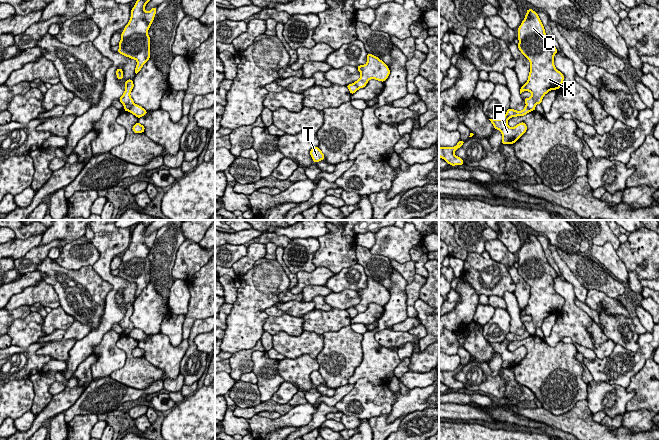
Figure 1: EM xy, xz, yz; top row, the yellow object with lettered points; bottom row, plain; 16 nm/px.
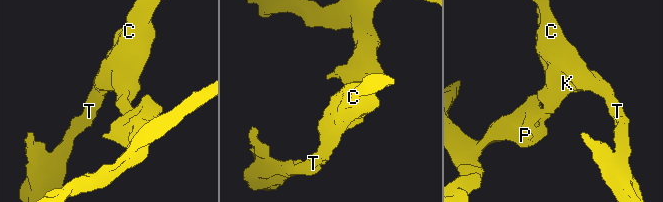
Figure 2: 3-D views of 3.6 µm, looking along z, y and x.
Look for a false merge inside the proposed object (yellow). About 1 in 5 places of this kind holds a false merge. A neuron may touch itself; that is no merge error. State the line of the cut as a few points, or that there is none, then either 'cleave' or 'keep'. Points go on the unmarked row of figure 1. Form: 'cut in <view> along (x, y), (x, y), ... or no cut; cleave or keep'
cut in xy along (134, 328), (127, 334); cleave

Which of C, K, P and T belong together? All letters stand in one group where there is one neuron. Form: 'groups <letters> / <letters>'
groups C K T / P

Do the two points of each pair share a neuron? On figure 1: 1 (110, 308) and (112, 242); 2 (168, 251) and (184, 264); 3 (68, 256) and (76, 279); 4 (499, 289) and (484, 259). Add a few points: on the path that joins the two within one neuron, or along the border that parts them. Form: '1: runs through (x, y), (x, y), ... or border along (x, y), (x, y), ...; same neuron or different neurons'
1: runs through (113, 292), (114, 282), (106, 274), (106, 258); same neuron
2: border along (186, 239), (176, 254), (172, 269), (173, 279); different neurons
3: border along (54, 260), (60, 265), (71, 269), (91, 266); different neurons
4: runs through (487, 290), (481, 288), (475, 282), (475, 271); same neuron

